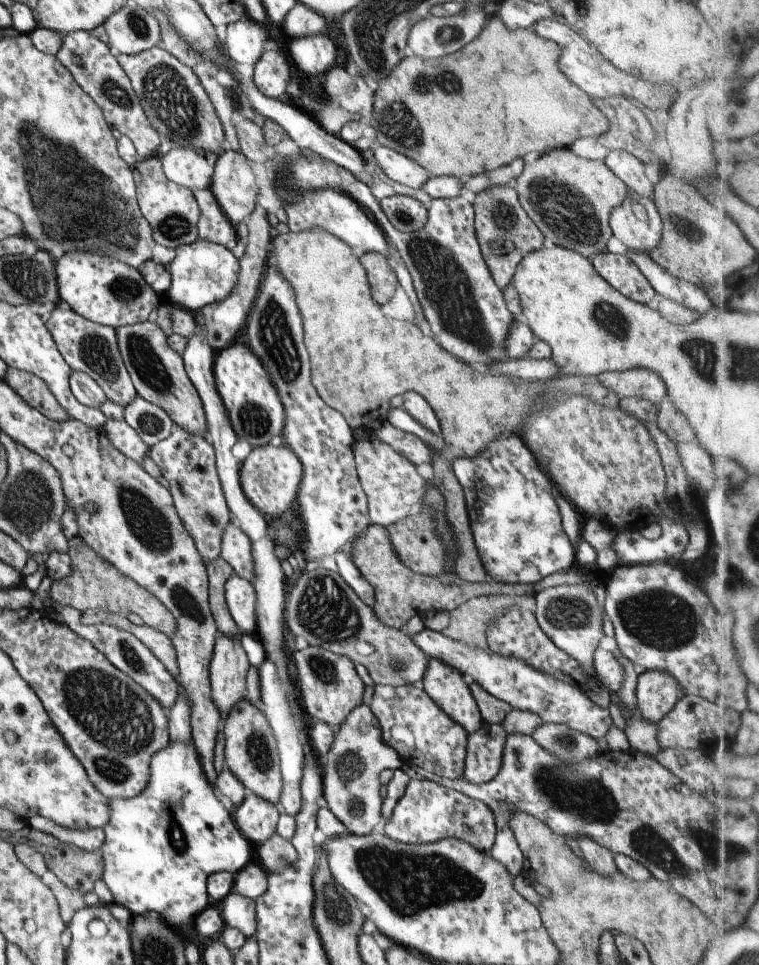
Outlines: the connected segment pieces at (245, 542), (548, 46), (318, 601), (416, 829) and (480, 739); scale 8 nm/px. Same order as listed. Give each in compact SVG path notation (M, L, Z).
M231 522L222 537L221 557L234 569L234 574L253 584L252 551L249 536Z
M496 15L490 16L490 24L484 26L480 34L469 42L458 52L440 58L429 59L418 55L409 54L404 57L386 75L386 78L379 80L379 88L375 90L373 108L367 121L377 132L378 144L388 148L394 148L410 158L414 158L419 165L431 172L432 177L455 176L469 177L481 175L488 171L496 170L500 166L506 166L518 156L526 156L530 152L548 152L552 148L562 148L570 146L577 138L587 136L600 136L609 129L607 116L593 103L586 92L582 92L578 86L574 86L560 70L558 70L557 60L561 50L555 42L544 40L531 29L510 30Z
M328 568L304 571L290 590L284 618L294 636L302 636L312 647L326 649L362 665L376 685L422 684L427 654L414 644L405 628L398 630L382 622L338 572Z
M409 779L408 786L392 816L379 827L392 840L404 844L436 842L443 838L459 838L481 851L490 851L494 844L496 825L484 801L470 798L454 789L431 780Z
M483 721L478 730L469 734L463 778L476 784L492 780L502 766L506 739L503 723Z

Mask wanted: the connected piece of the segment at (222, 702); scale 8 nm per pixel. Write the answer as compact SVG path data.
M218 633L210 663L211 693L219 713L225 717L229 710L246 696L246 672L249 660L240 637Z

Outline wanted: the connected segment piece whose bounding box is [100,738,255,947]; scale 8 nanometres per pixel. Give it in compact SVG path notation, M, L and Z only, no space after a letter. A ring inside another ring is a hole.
M192 738L188 745L170 741L165 749L154 753L150 759L150 770L149 785L137 797L132 797L131 799L109 799L111 815L108 824L103 828L105 841L100 848L103 856L103 875L101 879L104 880L106 886L112 892L114 903L126 907L132 916L146 915L150 910L154 910L154 912L160 914L161 920L181 935L185 946L192 944L192 946L198 947L202 938L196 928L194 928L194 924L196 924L197 916L212 903L207 891L208 877L212 873L220 871L230 871L231 873L241 871L248 863L252 862L255 847L240 835L236 824L232 822L232 818L228 814L227 808L214 795L214 790L211 784L208 784L206 775L203 773Z

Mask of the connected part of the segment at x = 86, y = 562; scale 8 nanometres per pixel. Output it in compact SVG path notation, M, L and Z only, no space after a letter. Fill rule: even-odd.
M80 535L68 541L68 556L71 571L61 579L54 579L51 584L52 600L74 607L82 614L88 609L116 613L126 617L128 612L138 614L149 627L154 627L164 634L171 635L177 627L173 614L149 590L140 586L134 579L115 569L115 566L103 559Z

